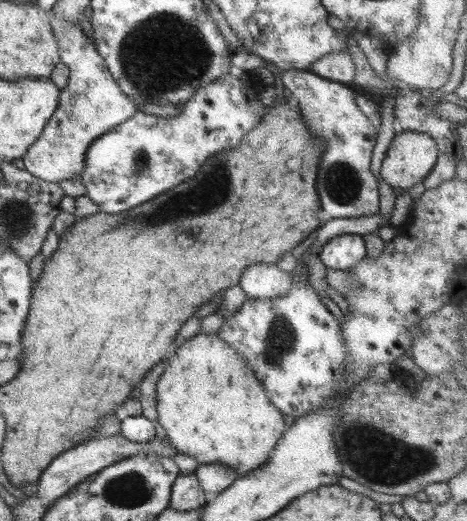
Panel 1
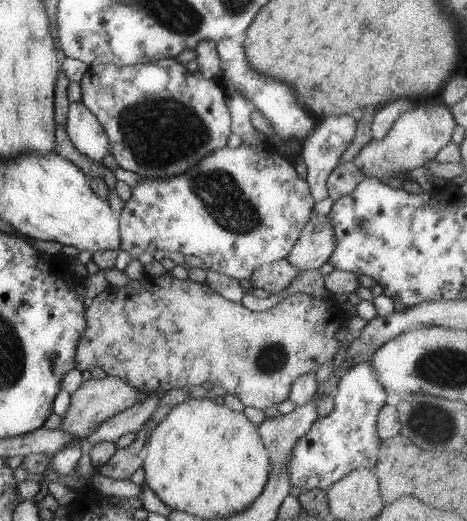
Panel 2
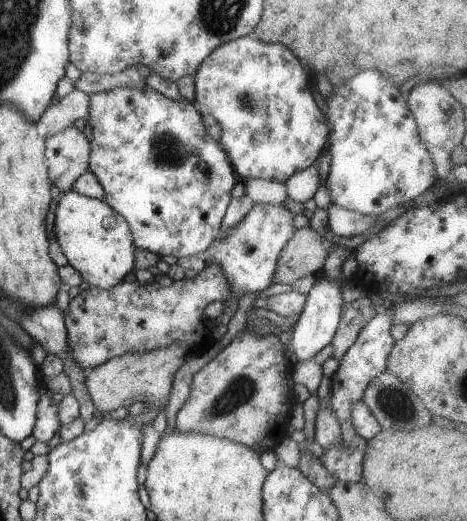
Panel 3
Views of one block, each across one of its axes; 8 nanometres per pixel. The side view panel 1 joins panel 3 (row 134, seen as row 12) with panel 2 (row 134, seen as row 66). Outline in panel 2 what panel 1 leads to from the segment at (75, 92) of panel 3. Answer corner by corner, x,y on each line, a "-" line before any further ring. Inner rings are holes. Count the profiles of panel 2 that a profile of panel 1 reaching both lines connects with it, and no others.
82,101
70,104
65,127
73,146
89,159
101,162
110,152
104,127

